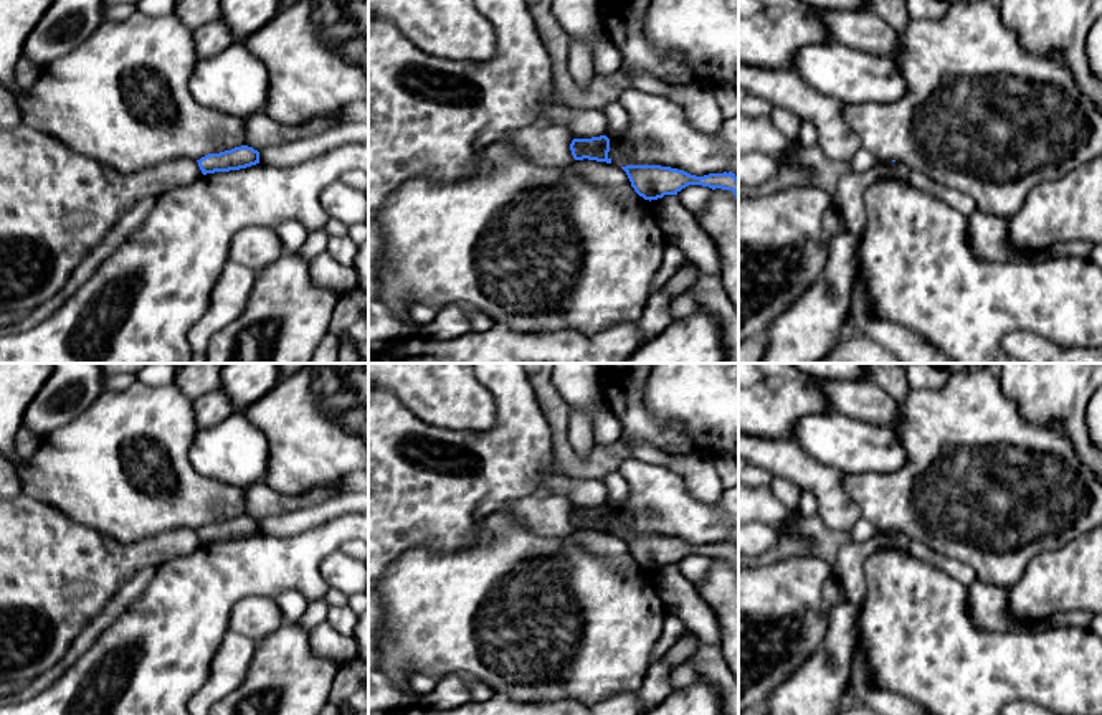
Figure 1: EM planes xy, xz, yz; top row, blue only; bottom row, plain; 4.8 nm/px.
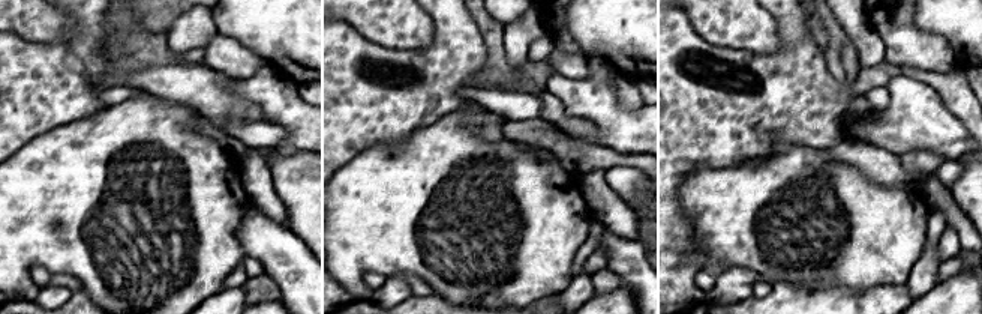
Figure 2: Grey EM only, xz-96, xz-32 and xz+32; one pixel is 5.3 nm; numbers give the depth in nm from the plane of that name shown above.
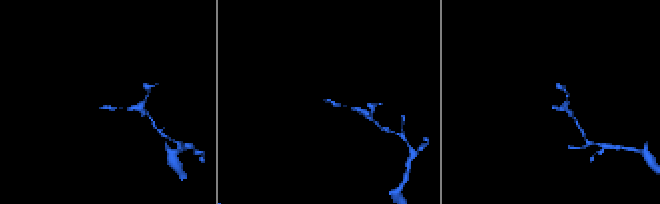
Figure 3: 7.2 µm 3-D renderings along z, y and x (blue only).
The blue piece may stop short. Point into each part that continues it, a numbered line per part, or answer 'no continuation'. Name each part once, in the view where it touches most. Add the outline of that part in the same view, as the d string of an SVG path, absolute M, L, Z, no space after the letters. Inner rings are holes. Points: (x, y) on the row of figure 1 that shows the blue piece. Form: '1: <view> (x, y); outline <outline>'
no continuation

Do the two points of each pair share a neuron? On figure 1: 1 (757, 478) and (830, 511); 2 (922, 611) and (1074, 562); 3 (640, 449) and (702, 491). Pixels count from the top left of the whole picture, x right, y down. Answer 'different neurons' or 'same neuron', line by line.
1: different neurons
2: different neurons
3: same neuron

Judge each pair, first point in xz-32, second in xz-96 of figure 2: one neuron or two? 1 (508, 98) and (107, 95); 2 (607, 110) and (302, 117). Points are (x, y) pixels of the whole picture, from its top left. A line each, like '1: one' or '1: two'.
1: one
2: one

